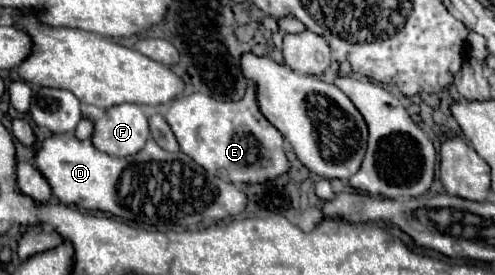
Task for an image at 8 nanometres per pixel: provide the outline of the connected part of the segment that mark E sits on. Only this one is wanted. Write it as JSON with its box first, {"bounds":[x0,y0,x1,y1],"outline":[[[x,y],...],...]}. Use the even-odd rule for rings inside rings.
{"bounds":[165,86,289,184],"outline":[[[253,86],[237,102],[221,102],[205,94],[179,96],[165,114],[181,150],[207,172],[231,184],[265,184],[289,172],[281,132],[259,112]]]}

